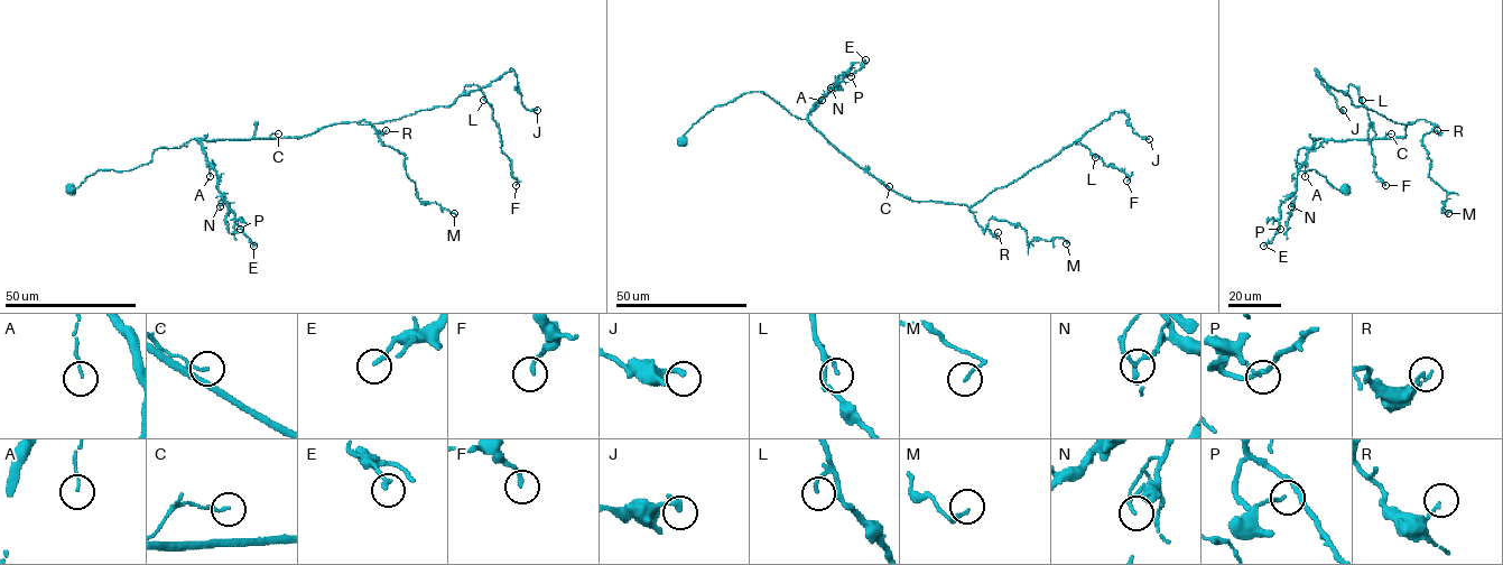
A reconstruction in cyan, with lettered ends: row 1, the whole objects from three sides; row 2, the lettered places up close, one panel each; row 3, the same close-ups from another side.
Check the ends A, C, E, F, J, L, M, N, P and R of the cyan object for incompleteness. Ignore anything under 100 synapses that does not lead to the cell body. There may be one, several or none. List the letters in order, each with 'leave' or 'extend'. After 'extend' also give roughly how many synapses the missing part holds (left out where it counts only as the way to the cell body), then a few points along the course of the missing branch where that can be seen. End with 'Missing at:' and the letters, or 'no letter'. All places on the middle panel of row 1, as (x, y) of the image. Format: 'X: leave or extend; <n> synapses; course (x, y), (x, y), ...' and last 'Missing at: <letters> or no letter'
A: leave
C: leave
E: leave
F: leave
J: leave
L: leave
M: leave
N: leave
P: leave
R: leave
Missing at: no letter

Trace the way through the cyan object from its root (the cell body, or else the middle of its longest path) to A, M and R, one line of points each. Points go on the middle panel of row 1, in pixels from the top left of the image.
A: (682, 142), (690, 128), (716, 105), (733, 102), (745, 93), (762, 92), (801, 119), (822, 100)
M: (682, 142), (716, 105), (762, 92), (911, 200), (965, 204), (984, 229), (995, 218), (1028, 242), (1066, 243)
R: (682, 142), (716, 105), (762, 92), (894, 191), (914, 201), (965, 204), (980, 225), (998, 232)

